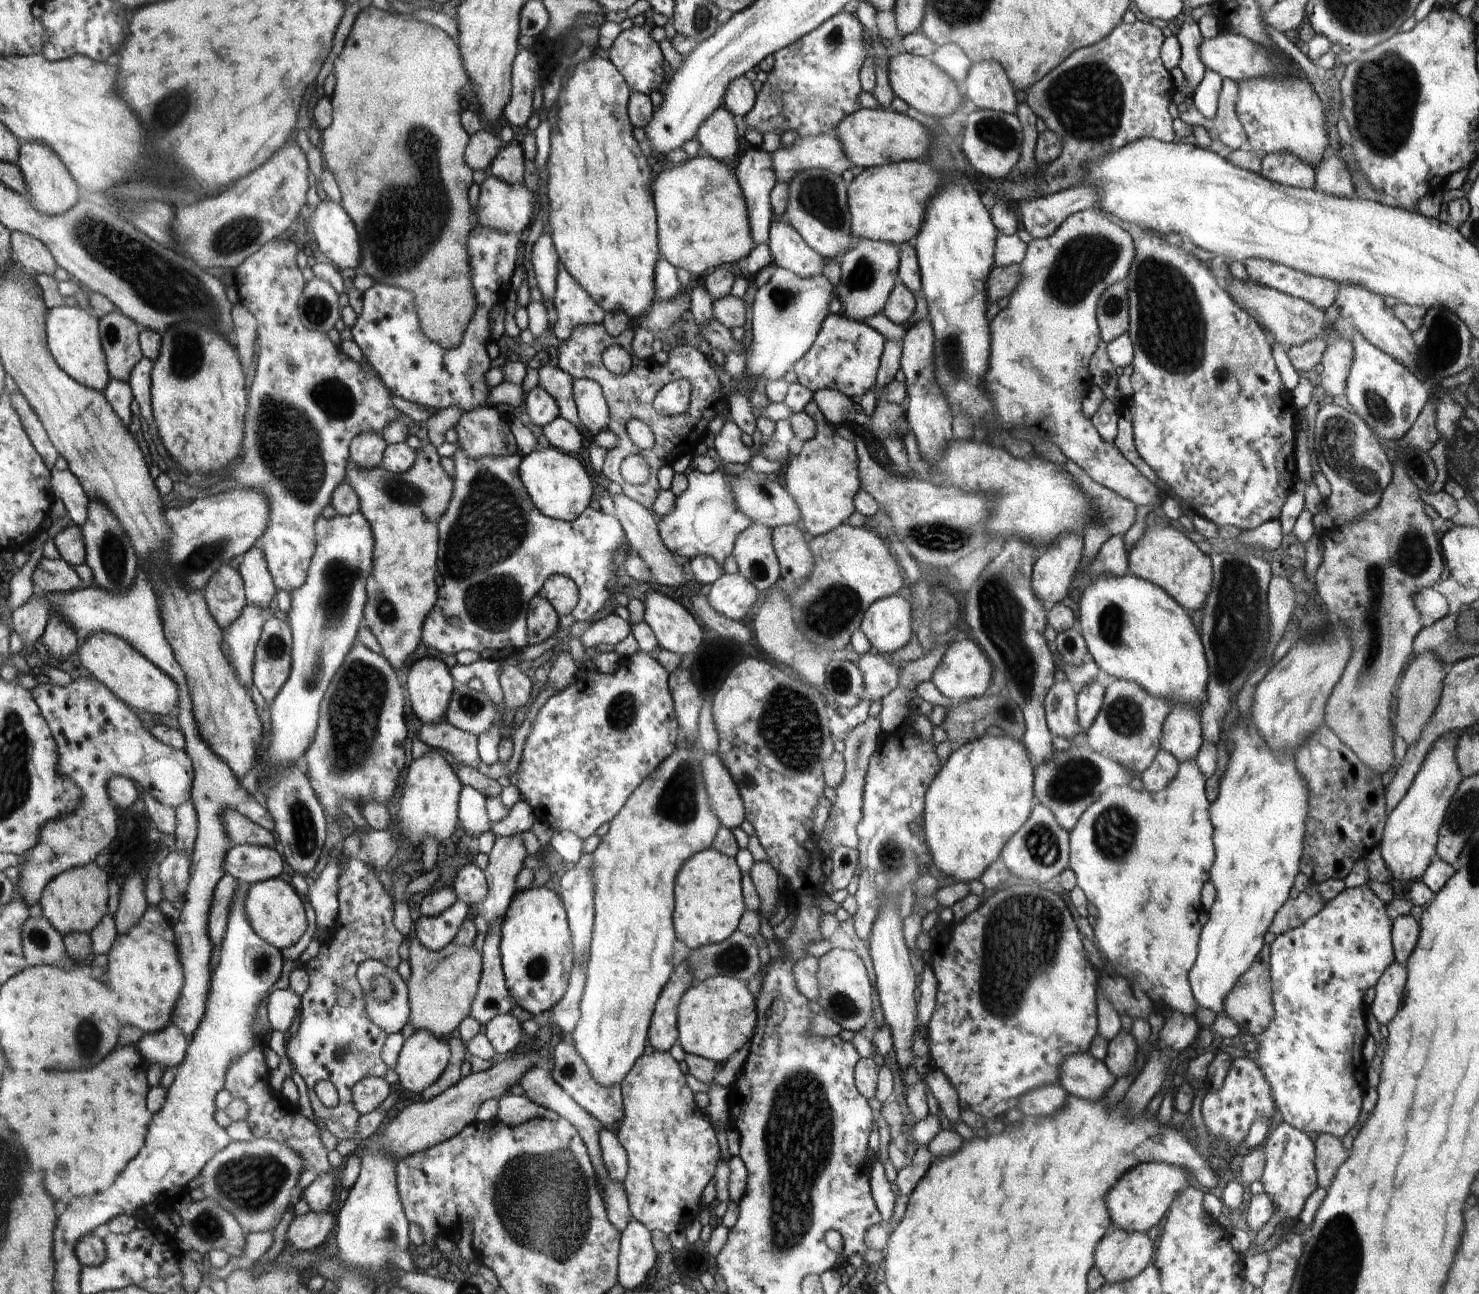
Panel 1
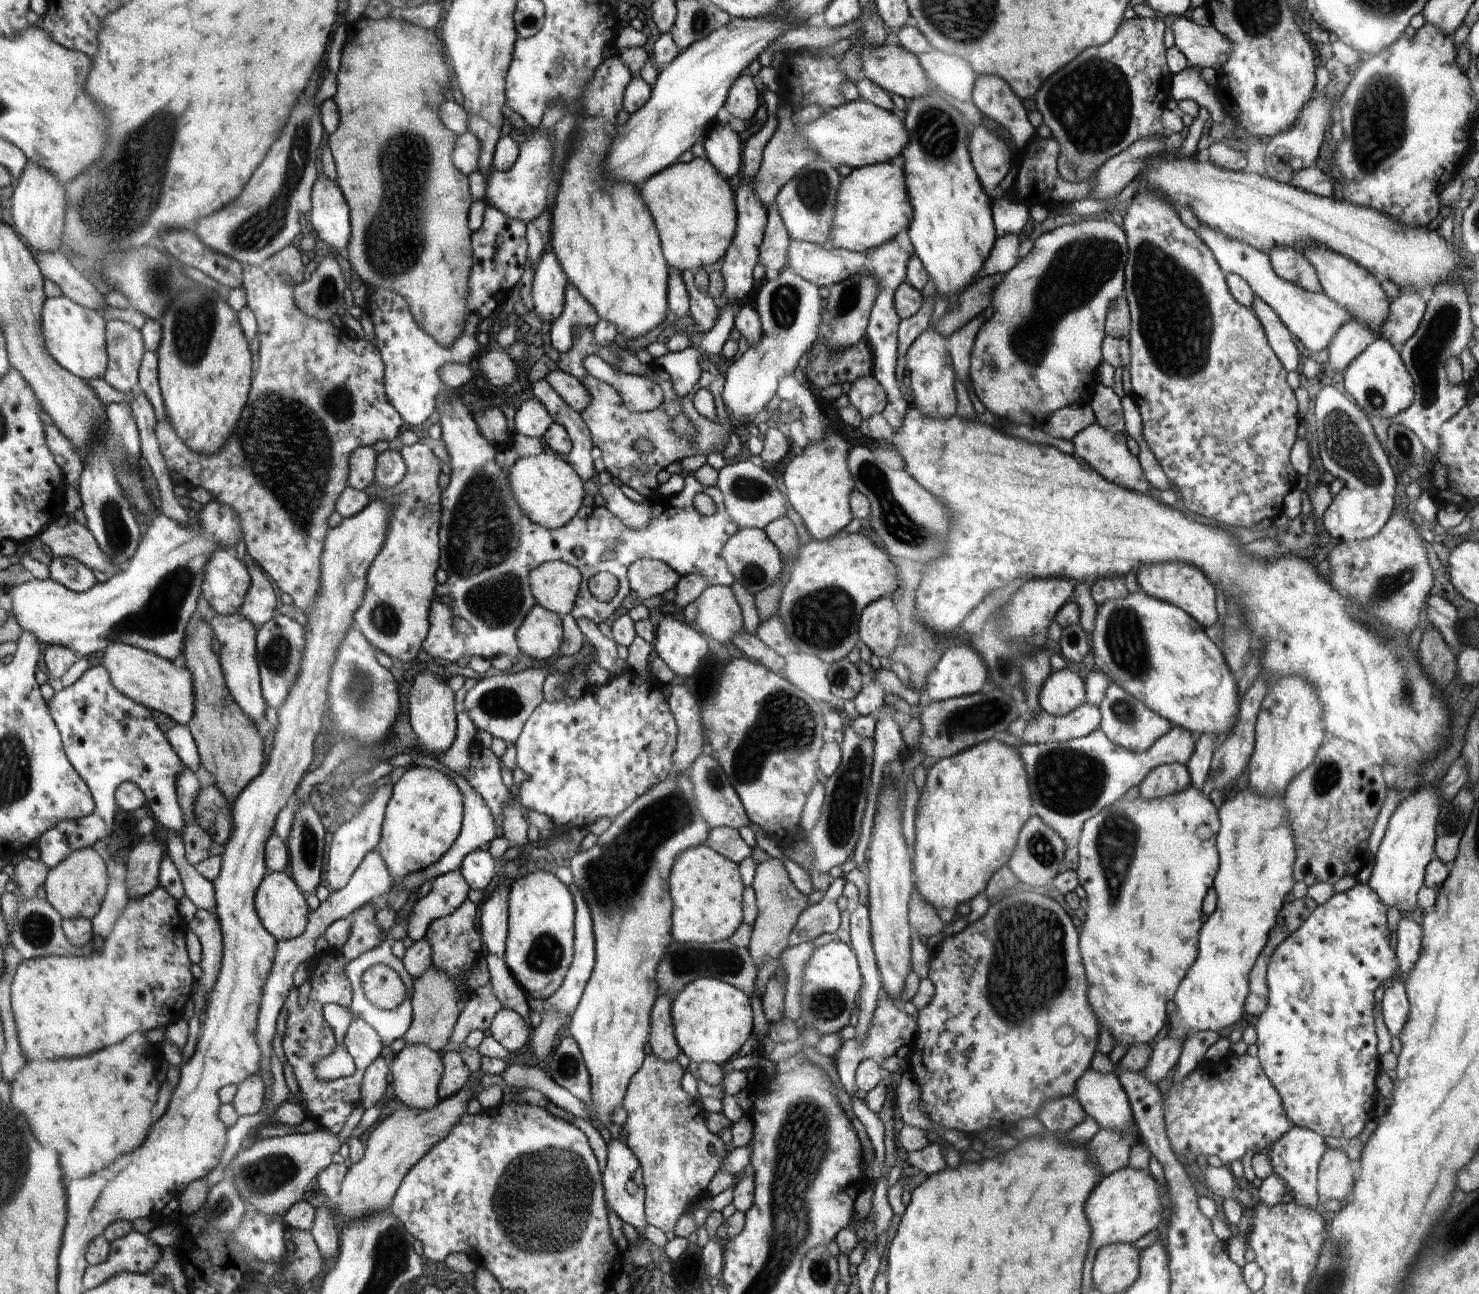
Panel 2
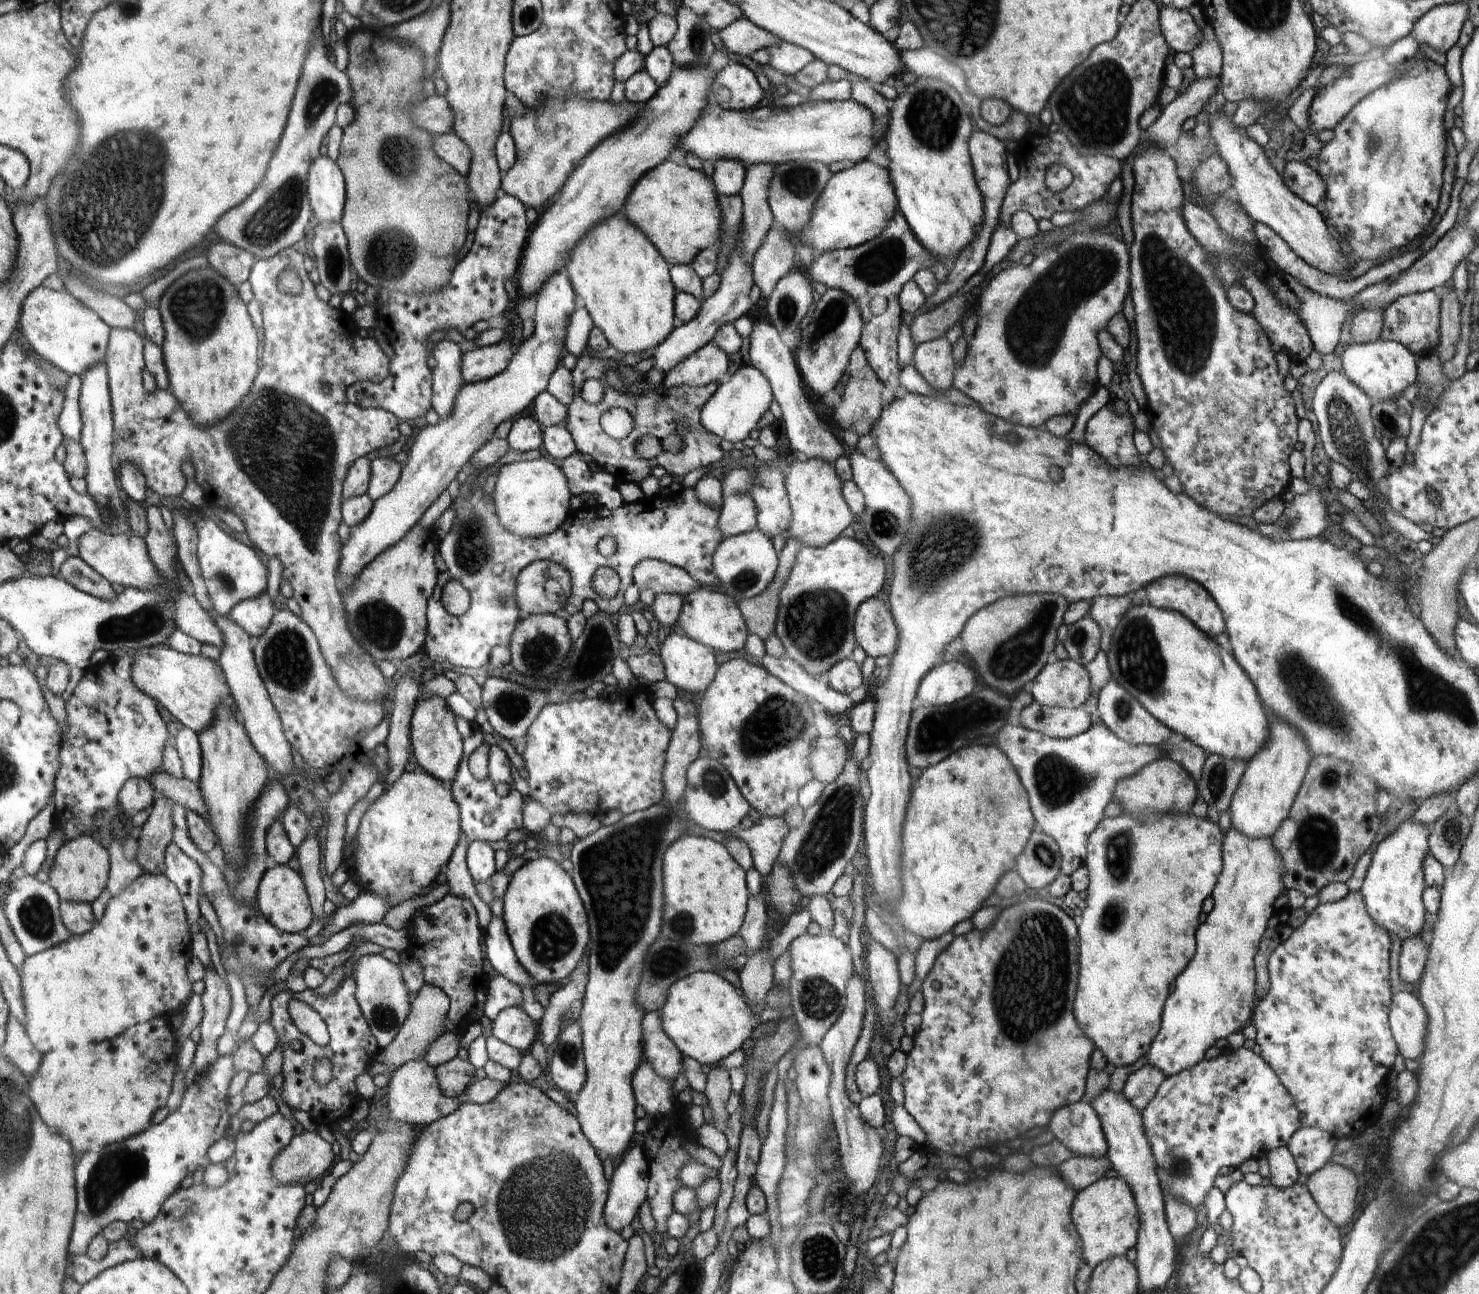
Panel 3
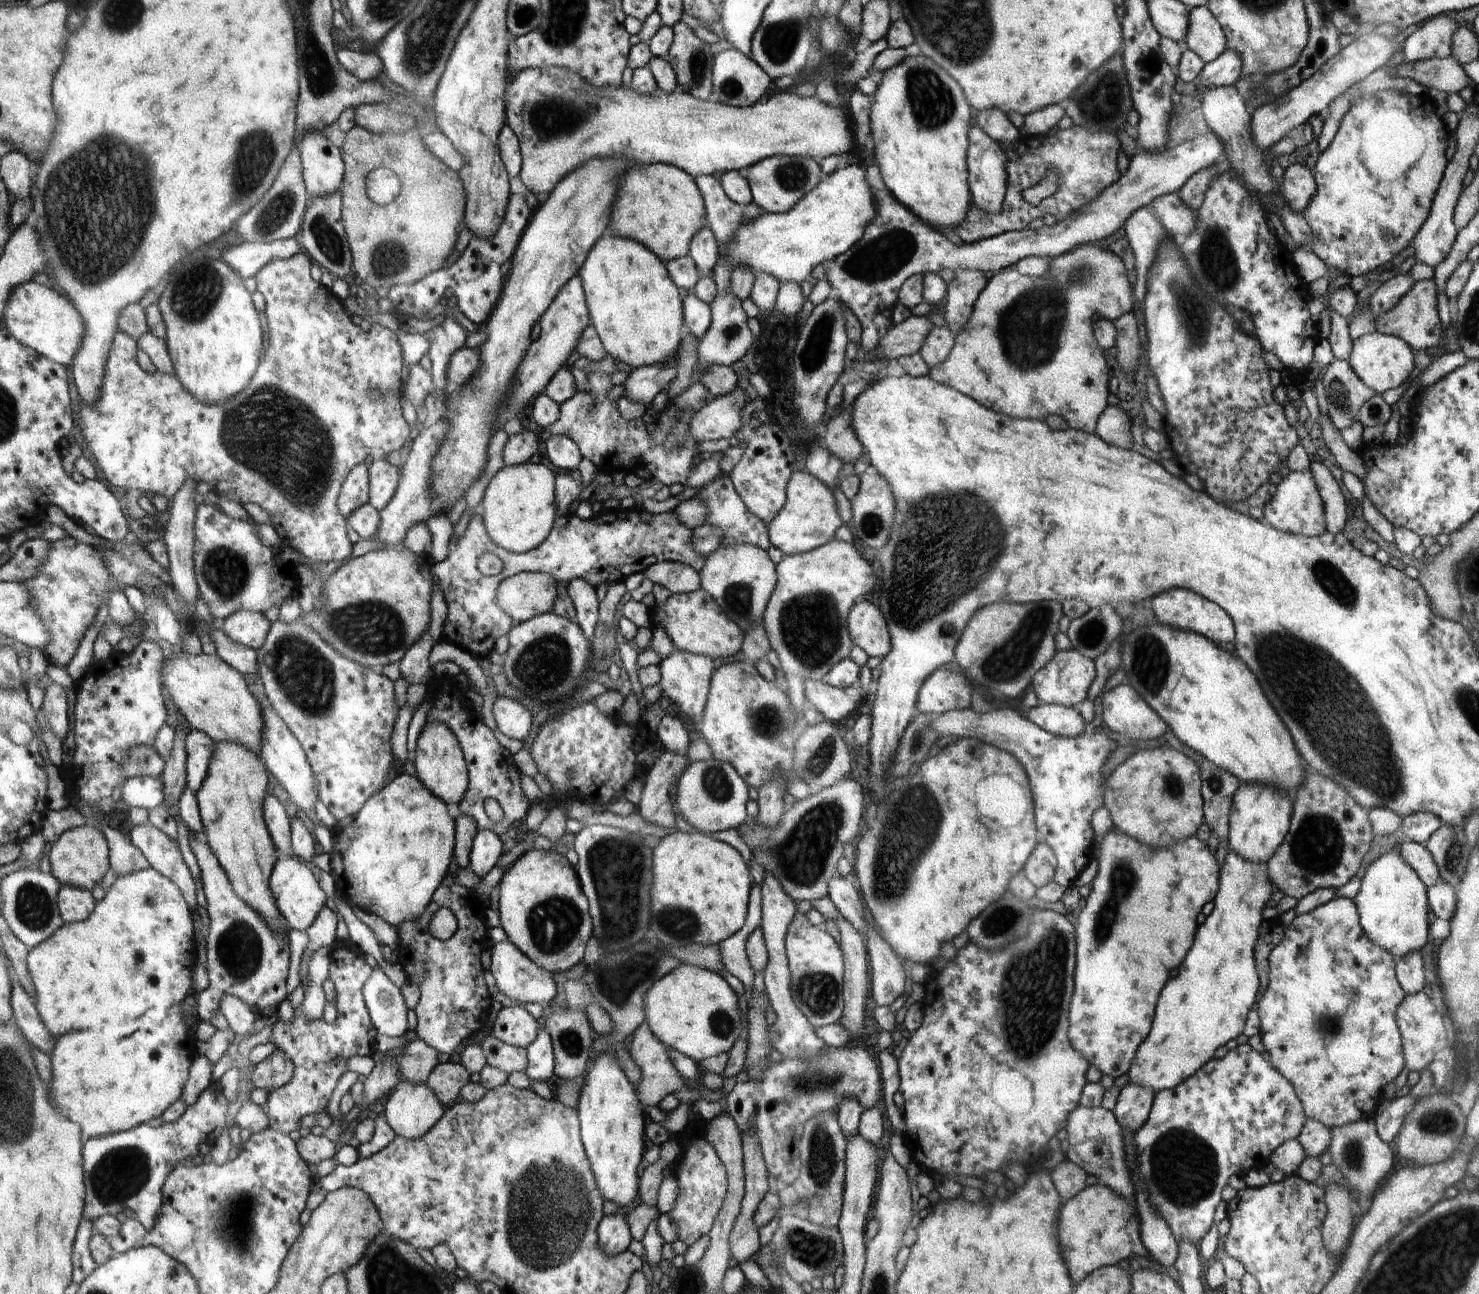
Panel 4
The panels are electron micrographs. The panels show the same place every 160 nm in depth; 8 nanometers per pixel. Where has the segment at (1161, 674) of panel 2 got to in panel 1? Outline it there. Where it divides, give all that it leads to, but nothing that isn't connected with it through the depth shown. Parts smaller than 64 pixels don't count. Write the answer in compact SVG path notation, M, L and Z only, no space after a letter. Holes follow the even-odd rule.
M1130 572L1122 576L1114 575L1098 575L1095 579L1089 578L1090 582L1085 586L1085 589L1080 593L1078 610L1080 615L1077 618L1077 627L1079 628L1082 638L1084 638L1089 658L1099 666L1100 670L1104 670L1110 676L1116 676L1117 679L1124 679L1125 681L1132 681L1154 696L1161 699L1168 699L1170 705L1174 703L1190 703L1197 707L1207 698L1207 680L1208 680L1208 663L1205 657L1204 647L1200 640L1200 635L1196 631L1192 619L1184 611L1184 609L1177 603L1165 590L1157 587L1156 584L1150 583L1147 580L1138 578Z

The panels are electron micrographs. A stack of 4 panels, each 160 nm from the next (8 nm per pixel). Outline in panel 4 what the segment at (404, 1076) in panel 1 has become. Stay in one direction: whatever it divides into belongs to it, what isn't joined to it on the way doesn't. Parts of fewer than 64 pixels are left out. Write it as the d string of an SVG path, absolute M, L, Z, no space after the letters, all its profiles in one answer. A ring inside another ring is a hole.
M401 1080L389 1096L386 1122L407 1140L422 1138L446 1114L446 1107L426 1082Z

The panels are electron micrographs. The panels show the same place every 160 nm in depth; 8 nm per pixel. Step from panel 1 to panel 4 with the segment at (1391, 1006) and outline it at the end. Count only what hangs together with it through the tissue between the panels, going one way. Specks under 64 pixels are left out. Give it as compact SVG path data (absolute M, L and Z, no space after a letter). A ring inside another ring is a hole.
M1419 990L1414 994L1406 995L1406 998L1397 1008L1395 1021L1401 1034L1405 1066L1415 1077L1434 1060L1434 1056L1440 1050L1444 1050L1448 1045L1444 1018L1436 1011L1436 1006L1432 1004L1429 992L1427 990Z

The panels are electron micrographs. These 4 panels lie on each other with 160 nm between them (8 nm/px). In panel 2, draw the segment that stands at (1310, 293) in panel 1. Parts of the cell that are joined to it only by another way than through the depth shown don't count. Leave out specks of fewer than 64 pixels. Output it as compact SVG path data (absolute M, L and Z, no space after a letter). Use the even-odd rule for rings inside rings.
M1274 247L1271 248L1268 256L1271 262L1271 269L1281 279L1311 293L1323 292L1314 267L1300 251L1295 251L1290 247Z

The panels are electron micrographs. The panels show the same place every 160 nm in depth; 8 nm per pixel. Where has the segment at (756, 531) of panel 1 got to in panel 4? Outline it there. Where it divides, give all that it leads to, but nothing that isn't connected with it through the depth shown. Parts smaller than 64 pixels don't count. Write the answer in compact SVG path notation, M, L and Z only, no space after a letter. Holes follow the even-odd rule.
M746 543L720 545L707 556L706 566L699 570L699 575L701 588L718 602L724 614L740 625L744 634L752 623L766 618L768 601L778 586L778 569L767 550Z

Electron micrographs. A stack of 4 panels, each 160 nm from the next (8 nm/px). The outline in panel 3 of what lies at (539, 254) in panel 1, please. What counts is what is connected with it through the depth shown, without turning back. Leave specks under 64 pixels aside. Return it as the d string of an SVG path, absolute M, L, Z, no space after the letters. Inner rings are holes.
M564 266L560 267L537 292L534 331L514 350L514 356L503 372L488 380L465 384L460 389L452 414L445 421L428 425L419 432L407 452L408 462L402 466L394 488L373 501L368 518L361 525L350 527L348 538L342 541L342 560L338 570L348 587L374 558L402 540L418 524L426 509L446 490L461 468L468 465L472 454L486 444L501 422L526 410L532 400L547 390L547 384L560 362L564 334L567 334L570 318L575 312L577 294L570 286L566 271Z

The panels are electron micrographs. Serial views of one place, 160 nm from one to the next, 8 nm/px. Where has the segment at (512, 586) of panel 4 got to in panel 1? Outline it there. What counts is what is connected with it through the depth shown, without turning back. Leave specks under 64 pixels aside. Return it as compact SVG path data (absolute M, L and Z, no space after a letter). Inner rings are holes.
M552 575L543 584L541 594L551 601L551 605L559 612L559 615L571 614L578 606L578 585L566 575Z

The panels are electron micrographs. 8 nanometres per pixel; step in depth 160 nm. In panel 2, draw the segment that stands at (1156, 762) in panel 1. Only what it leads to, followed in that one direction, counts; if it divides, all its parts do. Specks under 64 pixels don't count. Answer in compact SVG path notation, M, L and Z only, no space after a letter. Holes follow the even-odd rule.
M1167 764L1153 768L1139 784L1140 797L1152 800L1183 791L1191 782L1187 766Z

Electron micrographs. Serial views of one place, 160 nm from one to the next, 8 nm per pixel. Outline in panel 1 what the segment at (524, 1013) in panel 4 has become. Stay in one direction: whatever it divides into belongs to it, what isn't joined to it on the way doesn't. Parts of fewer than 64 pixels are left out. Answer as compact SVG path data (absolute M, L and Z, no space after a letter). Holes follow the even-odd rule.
M508 1013L491 1018L485 1024L483 1032L491 1041L495 1052L508 1054L518 1046L522 1030L521 1023L511 1013Z

